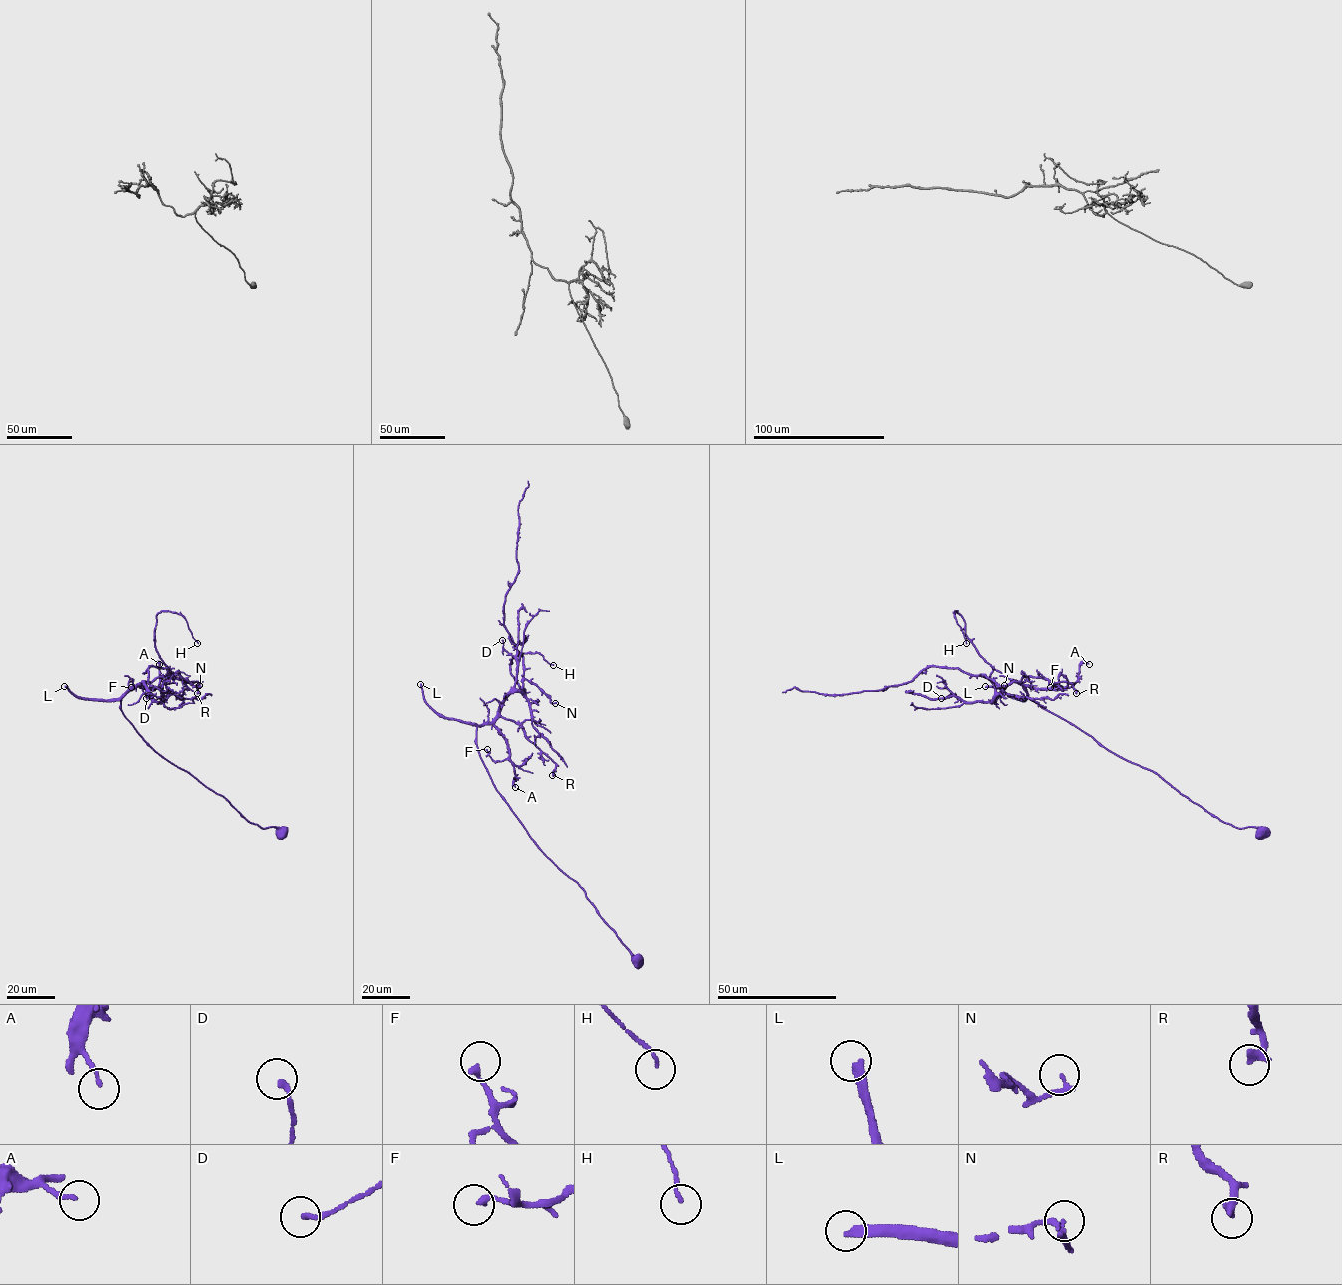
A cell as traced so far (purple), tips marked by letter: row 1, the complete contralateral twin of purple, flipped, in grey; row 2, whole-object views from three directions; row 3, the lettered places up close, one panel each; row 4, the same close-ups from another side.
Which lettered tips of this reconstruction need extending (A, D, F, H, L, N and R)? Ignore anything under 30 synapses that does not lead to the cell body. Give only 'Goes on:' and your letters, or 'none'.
Goes on: L

